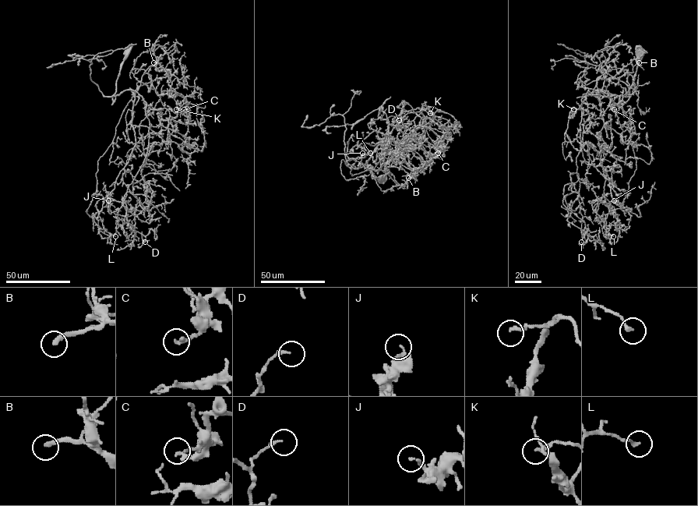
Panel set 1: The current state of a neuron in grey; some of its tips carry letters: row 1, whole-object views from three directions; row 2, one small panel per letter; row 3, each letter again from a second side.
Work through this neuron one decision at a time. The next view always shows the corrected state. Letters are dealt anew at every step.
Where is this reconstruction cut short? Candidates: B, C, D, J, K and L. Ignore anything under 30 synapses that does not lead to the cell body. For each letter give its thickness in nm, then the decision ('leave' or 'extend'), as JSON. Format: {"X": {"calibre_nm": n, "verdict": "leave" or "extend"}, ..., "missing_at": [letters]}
{"B": {"calibre_nm": 260, "verdict": "leave"}, "C": {"calibre_nm": 200, "verdict": "leave"}, "D": {"calibre_nm": 160, "verdict": "leave"}, "J": {"calibre_nm": 150, "verdict": "leave"}, "K": {"calibre_nm": 180, "verdict": "leave"}, "L": {"calibre_nm": 180, "verdict": "leave"}, "missing_at": []}

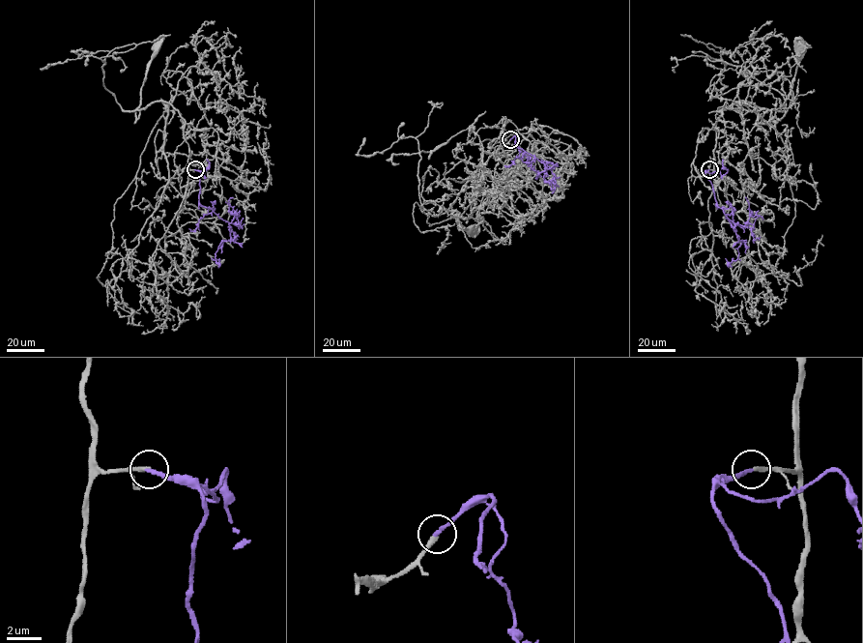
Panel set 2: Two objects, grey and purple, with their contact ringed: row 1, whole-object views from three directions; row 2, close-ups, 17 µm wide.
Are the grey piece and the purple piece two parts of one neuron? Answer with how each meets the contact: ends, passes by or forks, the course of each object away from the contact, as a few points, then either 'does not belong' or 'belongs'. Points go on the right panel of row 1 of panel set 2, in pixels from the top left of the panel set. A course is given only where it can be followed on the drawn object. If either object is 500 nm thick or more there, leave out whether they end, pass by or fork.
grey ends there; purple ends there; grey runs (709, 169), (714, 168), (716, 120), (733, 102), (746, 101), (767, 109), (774, 122), (783, 116), (800, 46); purple runs (709, 169), (705, 175), (716, 204), (733, 223), (741, 241), (737, 258), (731, 263), (725, 258); belongs

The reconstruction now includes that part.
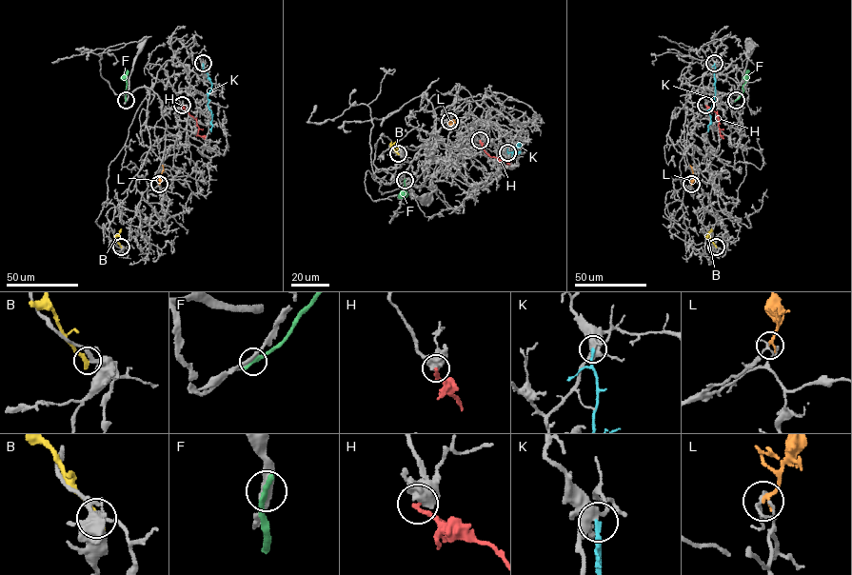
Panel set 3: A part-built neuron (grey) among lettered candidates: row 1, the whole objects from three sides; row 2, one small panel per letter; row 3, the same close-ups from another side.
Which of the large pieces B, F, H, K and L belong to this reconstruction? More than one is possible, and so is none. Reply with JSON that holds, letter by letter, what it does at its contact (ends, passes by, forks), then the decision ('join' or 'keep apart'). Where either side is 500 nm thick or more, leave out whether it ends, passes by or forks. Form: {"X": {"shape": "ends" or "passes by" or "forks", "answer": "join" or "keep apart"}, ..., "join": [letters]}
{"B": {"shape": "ends", "answer": "keep apart"}, "F": {"shape": "ends", "answer": "keep apart"}, "H": {"shape": "ends", "answer": "keep apart"}, "K": {"shape": "ends", "answer": "keep apart"}, "L": {"shape": "ends", "answer": "keep apart"}, "join": []}

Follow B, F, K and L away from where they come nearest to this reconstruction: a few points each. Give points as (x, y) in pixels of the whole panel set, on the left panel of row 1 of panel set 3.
B: (121, 247), (116, 237), (121, 228)
F: (126, 100), (126, 69)
K: (203, 64), (211, 84), (208, 104), (212, 116), (210, 131)
L: (159, 184), (162, 165)

